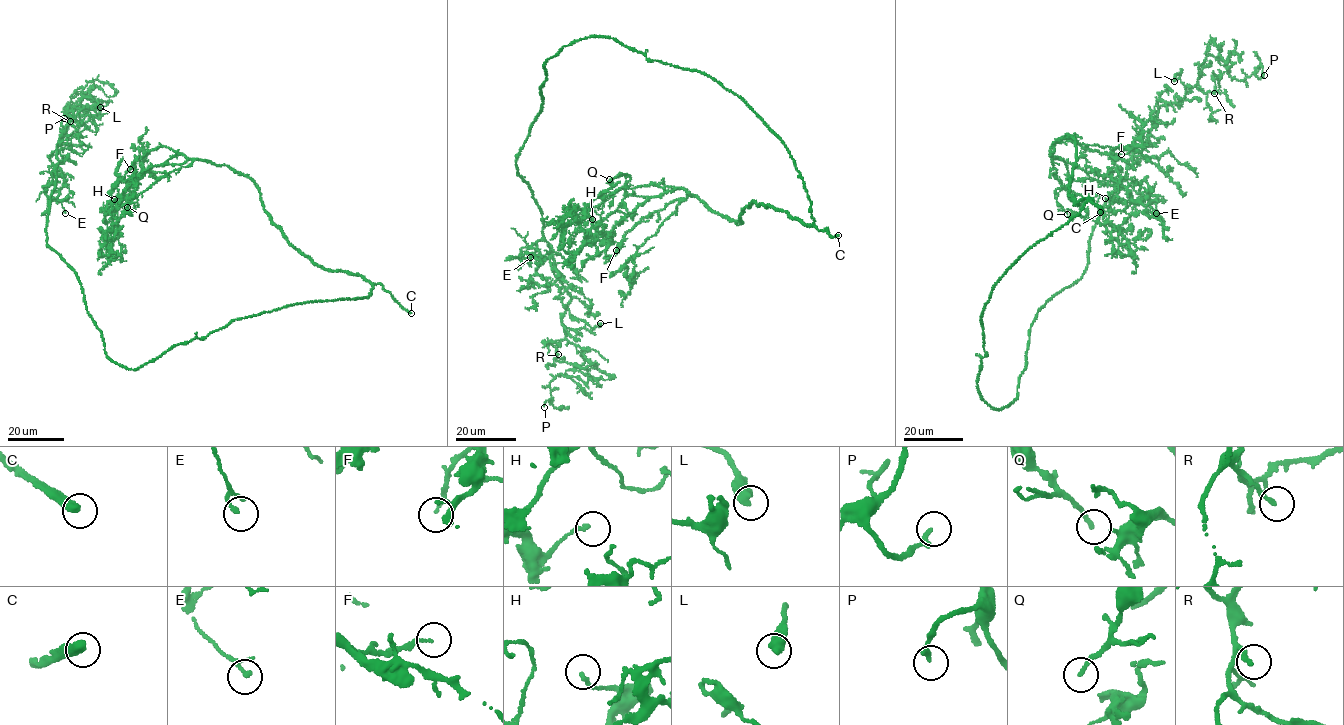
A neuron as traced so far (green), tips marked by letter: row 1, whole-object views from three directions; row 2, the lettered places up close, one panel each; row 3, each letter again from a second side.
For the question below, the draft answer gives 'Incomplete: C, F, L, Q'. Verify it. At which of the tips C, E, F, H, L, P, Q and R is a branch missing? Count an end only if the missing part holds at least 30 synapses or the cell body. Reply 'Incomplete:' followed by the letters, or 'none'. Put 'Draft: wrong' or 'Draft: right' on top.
Draft: wrong
Incomplete: C, F, P, Q

